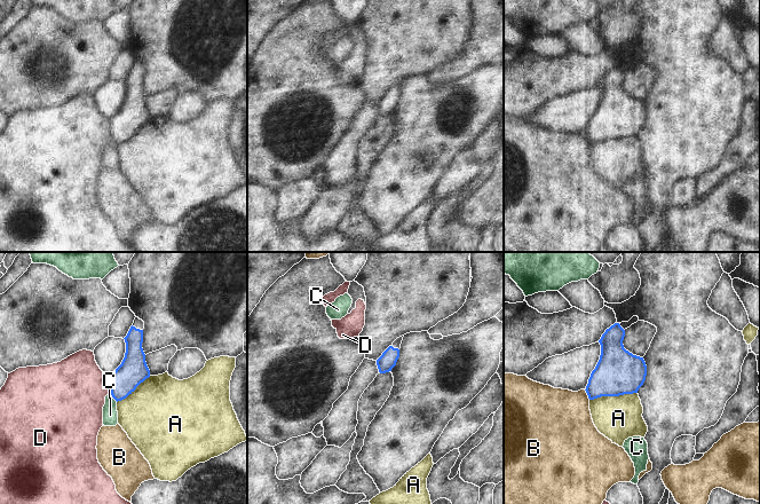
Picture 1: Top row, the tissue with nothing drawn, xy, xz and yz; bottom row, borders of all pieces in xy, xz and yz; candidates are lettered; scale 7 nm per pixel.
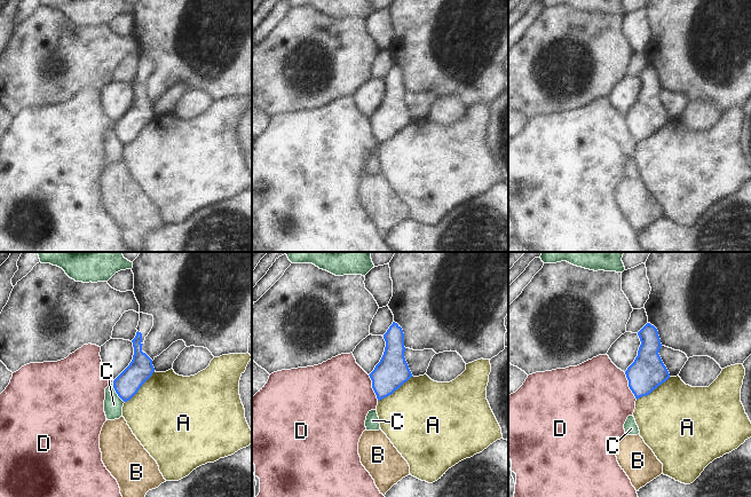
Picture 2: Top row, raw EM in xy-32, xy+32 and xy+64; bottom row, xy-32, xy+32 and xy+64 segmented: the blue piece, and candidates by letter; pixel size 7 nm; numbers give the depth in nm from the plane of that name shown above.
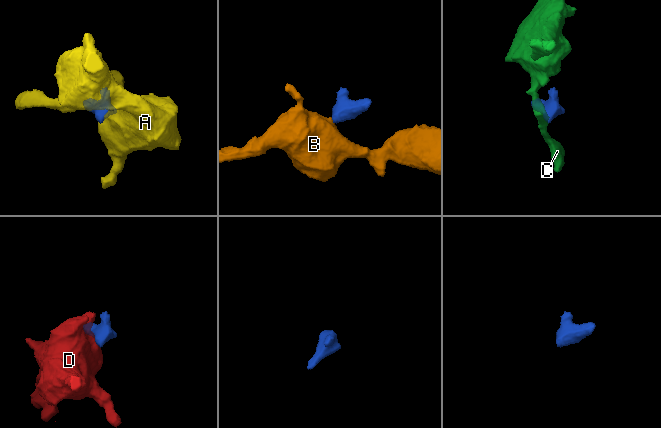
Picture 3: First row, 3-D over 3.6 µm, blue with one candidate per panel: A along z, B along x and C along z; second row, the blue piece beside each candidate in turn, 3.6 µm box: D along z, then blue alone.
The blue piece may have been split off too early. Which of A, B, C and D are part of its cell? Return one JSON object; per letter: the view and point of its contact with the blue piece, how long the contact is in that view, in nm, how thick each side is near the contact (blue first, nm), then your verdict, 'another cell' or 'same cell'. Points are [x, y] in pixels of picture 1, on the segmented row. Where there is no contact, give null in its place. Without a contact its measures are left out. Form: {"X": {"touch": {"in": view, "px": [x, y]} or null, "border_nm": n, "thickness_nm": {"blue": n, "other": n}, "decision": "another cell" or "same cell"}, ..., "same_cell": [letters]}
{"A": {"touch": {"in": "yz", "px": [612, 395]}, "border_nm": 340, "thickness_nm": {"blue": 320, "other": 300}, "decision": "another cell"}, "B": {"touch": {"in": "yz", "px": [587, 394]}, "border_nm": 80, "thickness_nm": {"blue": 300, "other": 420}, "decision": "another cell"}, "C": {"touch": {"in": "xy", "px": [113, 398]}, "border_nm": 70, "thickness_nm": {"blue": 200, "other": 110}, "decision": "another cell"}, "D": {"touch": {"in": "xy", "px": [111, 385]}, "border_nm": 140, "thickness_nm": {"blue": 200, "other": 440}, "decision": "another cell"}, "same_cell": []}

